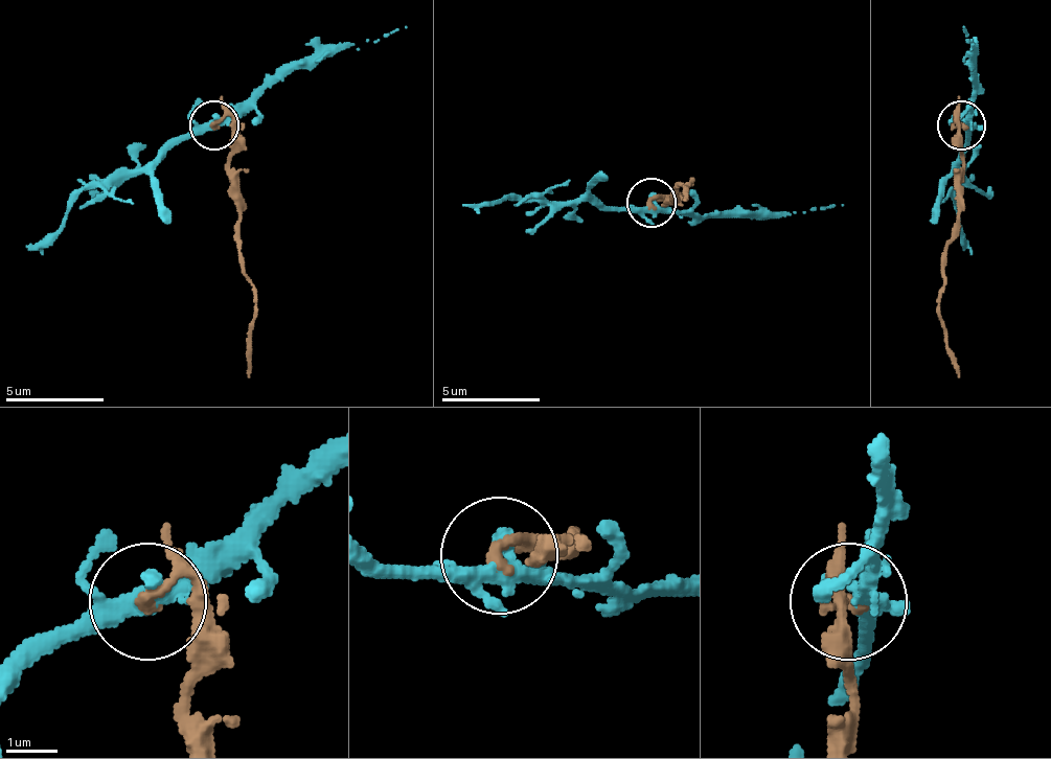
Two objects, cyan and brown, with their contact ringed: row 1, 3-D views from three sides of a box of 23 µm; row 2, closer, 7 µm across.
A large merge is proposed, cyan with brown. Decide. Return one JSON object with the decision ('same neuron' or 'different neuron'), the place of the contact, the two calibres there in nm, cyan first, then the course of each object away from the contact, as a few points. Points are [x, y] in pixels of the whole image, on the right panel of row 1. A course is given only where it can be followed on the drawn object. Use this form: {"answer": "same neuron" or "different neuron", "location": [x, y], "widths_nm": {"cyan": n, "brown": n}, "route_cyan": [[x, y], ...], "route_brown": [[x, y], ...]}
{"answer": "different neuron", "location": [961, 125], "widths_nm": {"cyan": 320, "brown": 180}, "route_cyan": [[965, 127], [960, 170], [960, 229], [965, 244]], "route_brown": [[960, 127], [955, 116], [960, 121], [960, 210], [940, 289], [945, 352], [960, 376]]}

